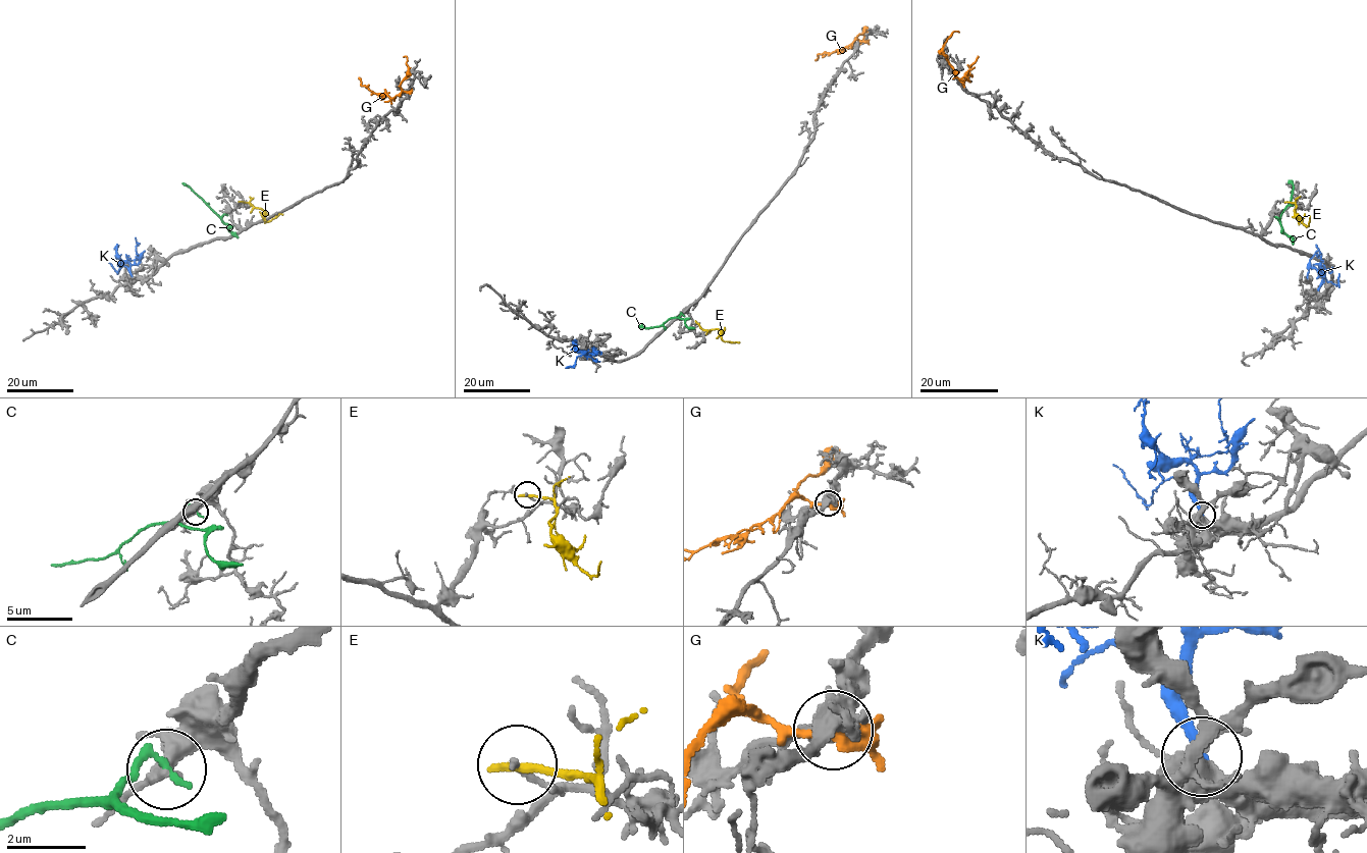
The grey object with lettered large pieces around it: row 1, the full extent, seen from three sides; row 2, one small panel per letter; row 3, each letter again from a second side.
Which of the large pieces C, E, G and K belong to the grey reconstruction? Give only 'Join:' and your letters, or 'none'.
Join: K

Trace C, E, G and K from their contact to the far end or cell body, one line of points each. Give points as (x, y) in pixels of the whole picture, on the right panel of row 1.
C: (1276, 217), (1279, 220), (1292, 198), (1293, 183), (1289, 179)
E: (1287, 202), (1296, 205), (1295, 214), (1306, 226), (1309, 217)
G: (955, 73), (959, 80), (966, 76), (978, 56)
K: (1319, 288), (1322, 273), (1311, 266), (1310, 259), (1316, 253), (1319, 258)

